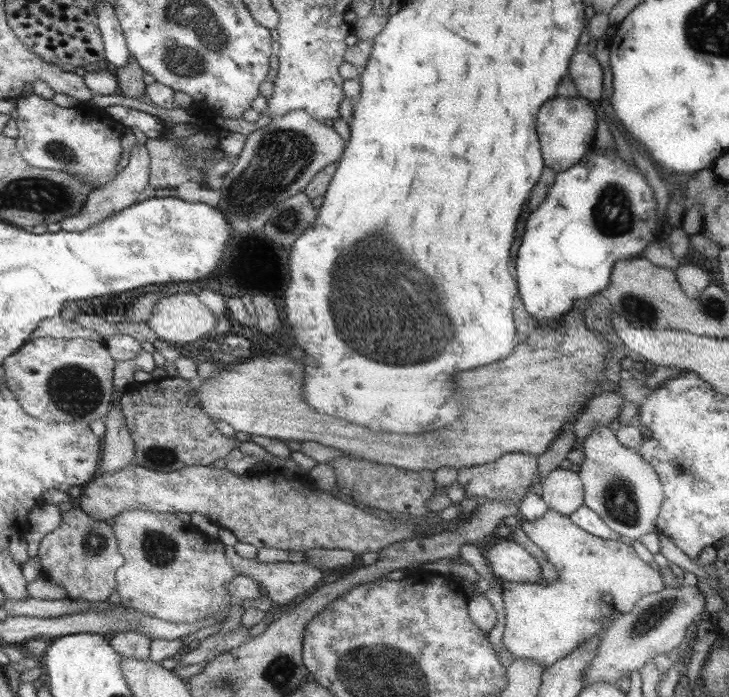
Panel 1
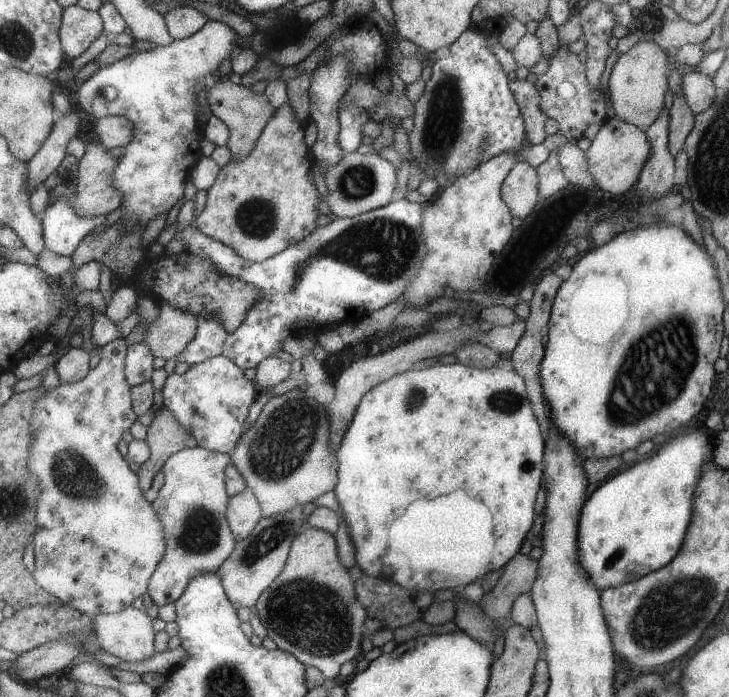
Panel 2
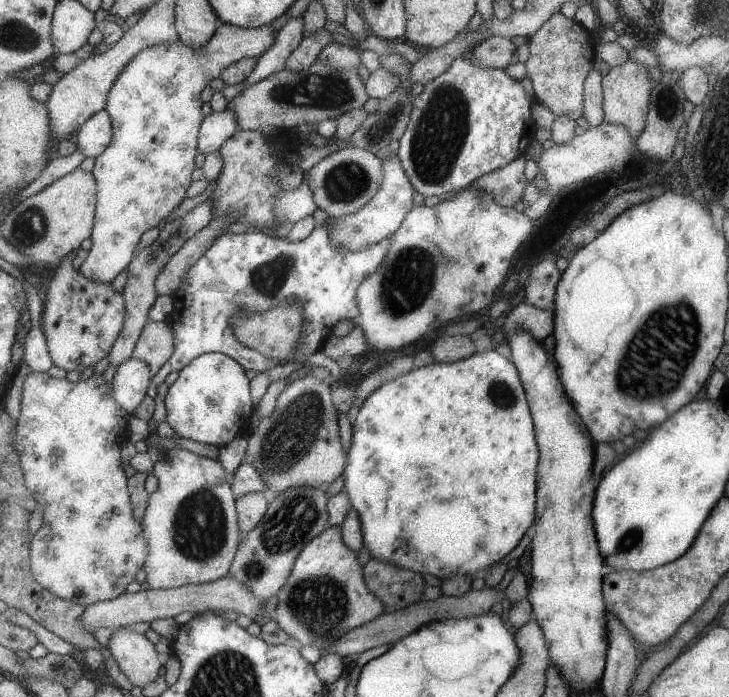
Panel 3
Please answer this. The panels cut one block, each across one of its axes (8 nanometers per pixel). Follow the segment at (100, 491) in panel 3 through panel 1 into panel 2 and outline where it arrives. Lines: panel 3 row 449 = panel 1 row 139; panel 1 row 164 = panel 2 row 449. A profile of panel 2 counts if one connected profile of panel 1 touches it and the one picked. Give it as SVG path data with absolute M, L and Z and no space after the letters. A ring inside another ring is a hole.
M120 338L108 342L102 347L98 365L95 368L89 369L88 374L82 380L70 384L61 383L57 388L47 391L47 395L35 404L35 413L31 420L30 433L33 434L33 443L29 450L28 466L35 474L41 488L39 492L38 512L36 513L38 529L36 529L36 536L33 538L36 564L33 577L47 593L54 595L61 602L70 605L82 613L86 613L89 616L92 615L92 617L100 613L120 612L130 607L136 598L142 597L147 592L147 586L150 584L152 573L158 568L158 564L162 560L167 548L167 537L163 521L140 486L140 474L136 474L136 470L132 470L131 462L127 461L127 458L124 457L124 454L119 449L122 434L129 430L138 417L133 412L131 386L125 377L126 355L127 345L124 339Z

